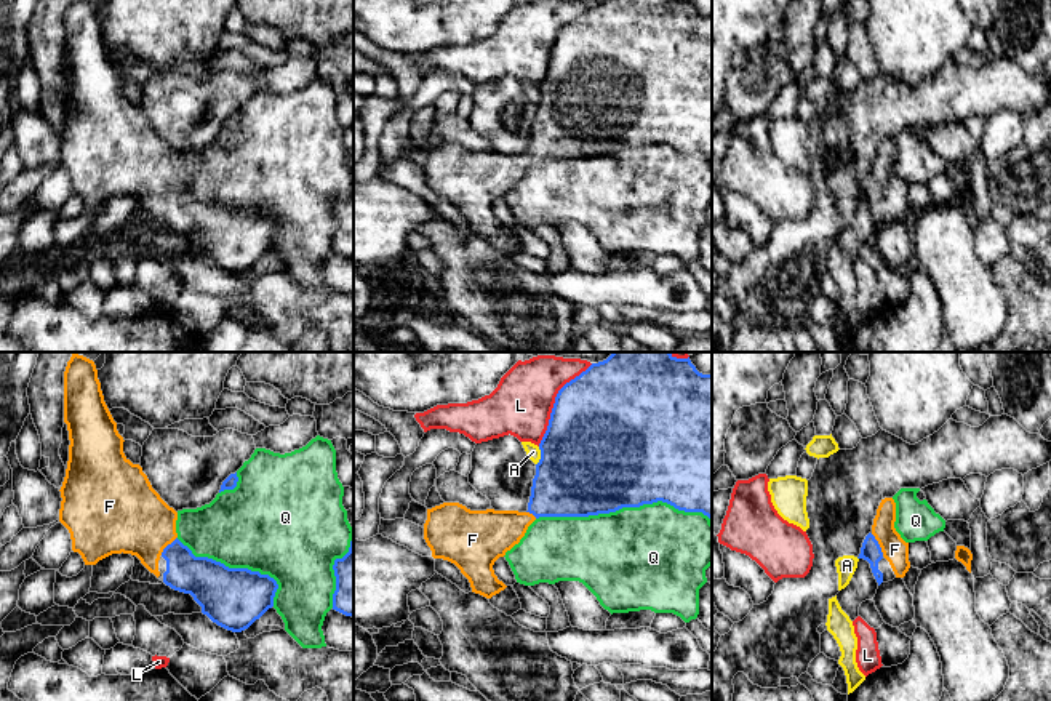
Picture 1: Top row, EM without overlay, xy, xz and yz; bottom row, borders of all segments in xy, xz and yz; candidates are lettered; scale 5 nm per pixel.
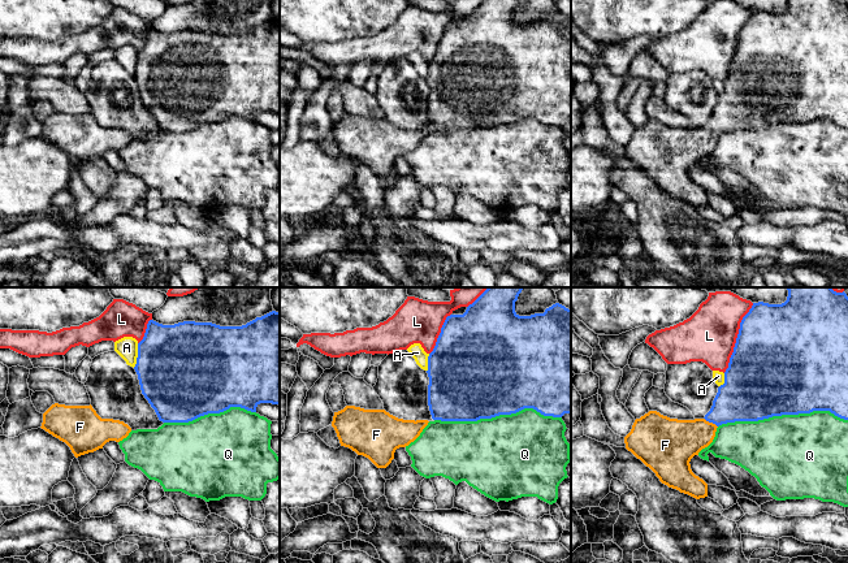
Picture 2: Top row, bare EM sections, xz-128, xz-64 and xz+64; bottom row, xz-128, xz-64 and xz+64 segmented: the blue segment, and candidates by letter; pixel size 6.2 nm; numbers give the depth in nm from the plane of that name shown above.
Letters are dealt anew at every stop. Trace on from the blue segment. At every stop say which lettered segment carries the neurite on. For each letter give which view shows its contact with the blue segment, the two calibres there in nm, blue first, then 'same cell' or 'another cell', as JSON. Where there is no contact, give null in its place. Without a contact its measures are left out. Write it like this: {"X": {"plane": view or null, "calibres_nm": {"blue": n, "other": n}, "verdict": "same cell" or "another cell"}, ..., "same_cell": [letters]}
{"A": {"plane": "xz", "calibres_nm": {"blue": 500, "other": 70}, "verdict": "another cell"}, "F": {"plane": "yz", "calibres_nm": {"blue": 110, "other": 130}, "verdict": "same cell"}, "L": {"plane": "xz", "calibres_nm": {"blue": 500, "other": 300}, "verdict": "another cell"}, "Q": {"plane": "xz", "calibres_nm": {"blue": 500, "other": 480}, "verdict": "another cell"}, "same_cell": ["F"]}

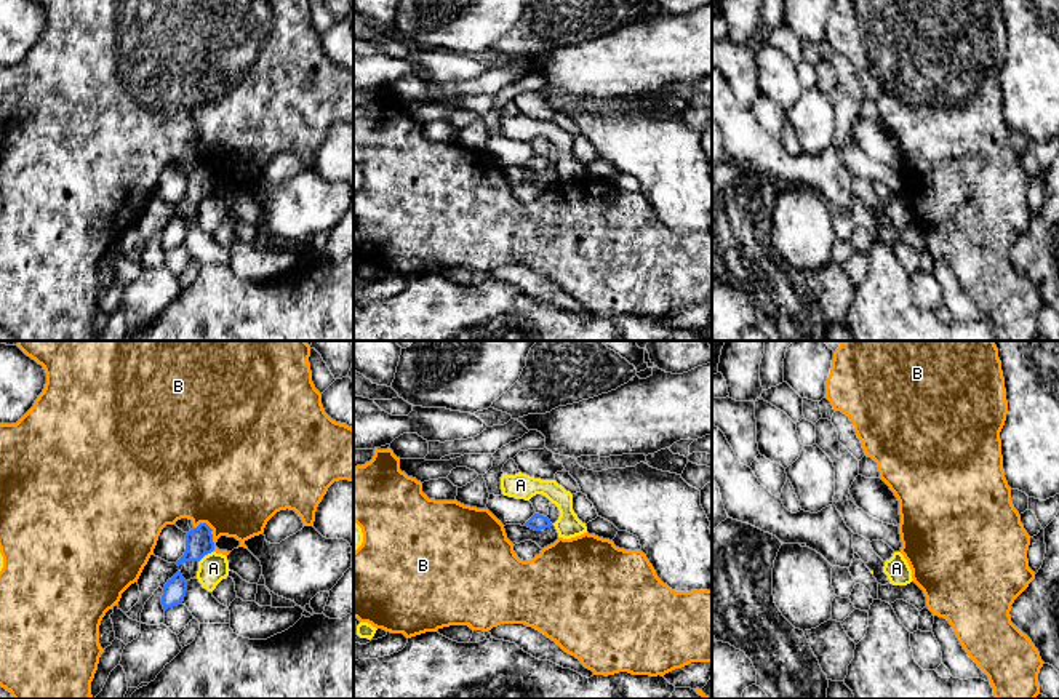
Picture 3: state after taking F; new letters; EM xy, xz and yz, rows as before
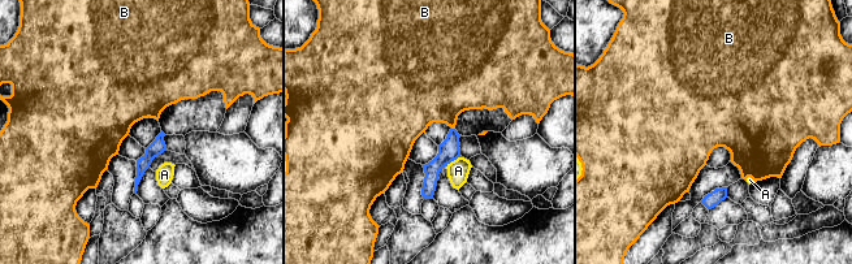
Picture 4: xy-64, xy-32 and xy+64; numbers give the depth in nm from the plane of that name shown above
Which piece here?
{"A": {"plane": "xy", "calibres_nm": {"blue": 140, "other": 150}, "verdict": "another cell"}, "B": {"plane": "xy", "calibres_nm": {"blue": 140, "other": 440}, "verdict": "another cell"}, "same_cell": []}

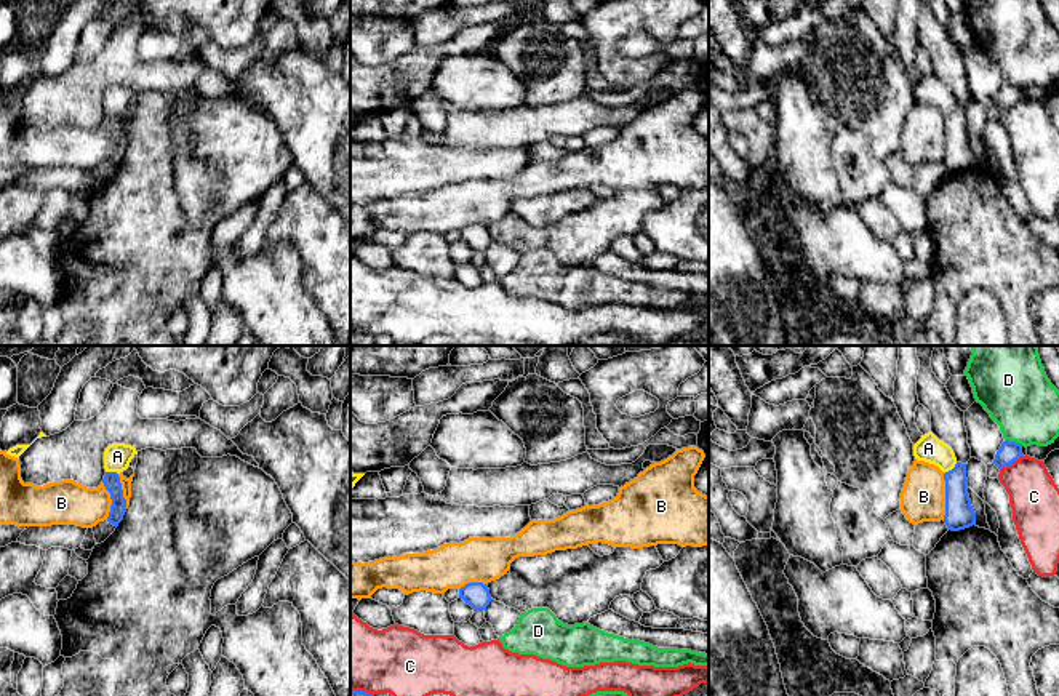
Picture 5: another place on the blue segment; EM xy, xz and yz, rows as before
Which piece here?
{"A": {"plane": "yz", "calibres_nm": {"blue": 140, "other": 140}, "verdict": "another cell"}, "B": {"plane": "yz", "calibres_nm": {"blue": 140, "other": 220}, "verdict": "another cell"}, "C": {"plane": "yz", "calibres_nm": {"blue": 110, "other": 260}, "verdict": "another cell"}, "D": {"plane": "yz", "calibres_nm": {"blue": 110, "other": 360}, "verdict": "another cell"}, "same_cell": []}

